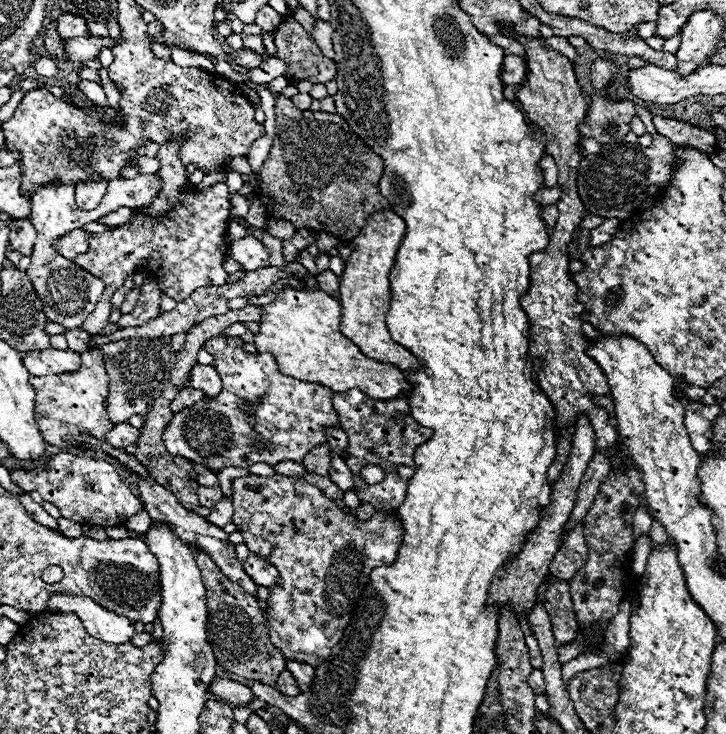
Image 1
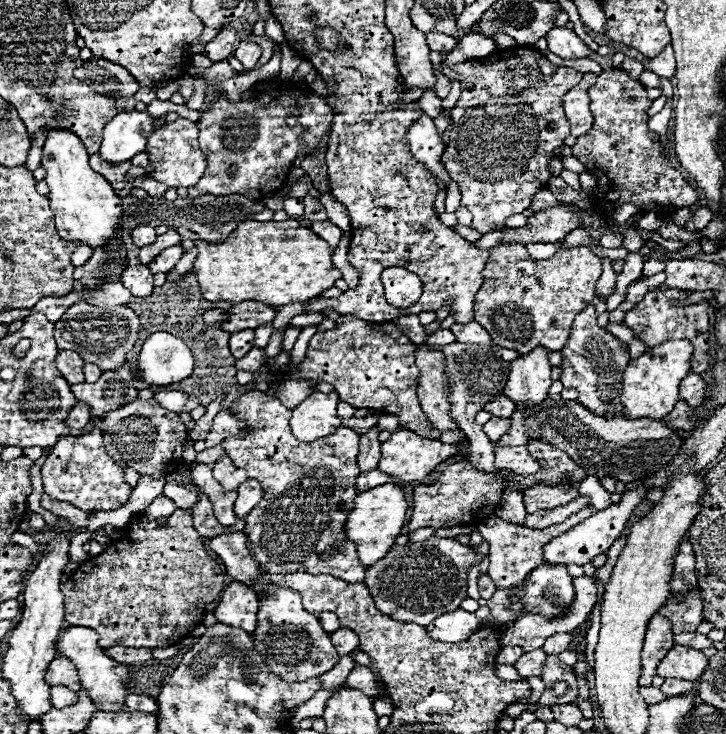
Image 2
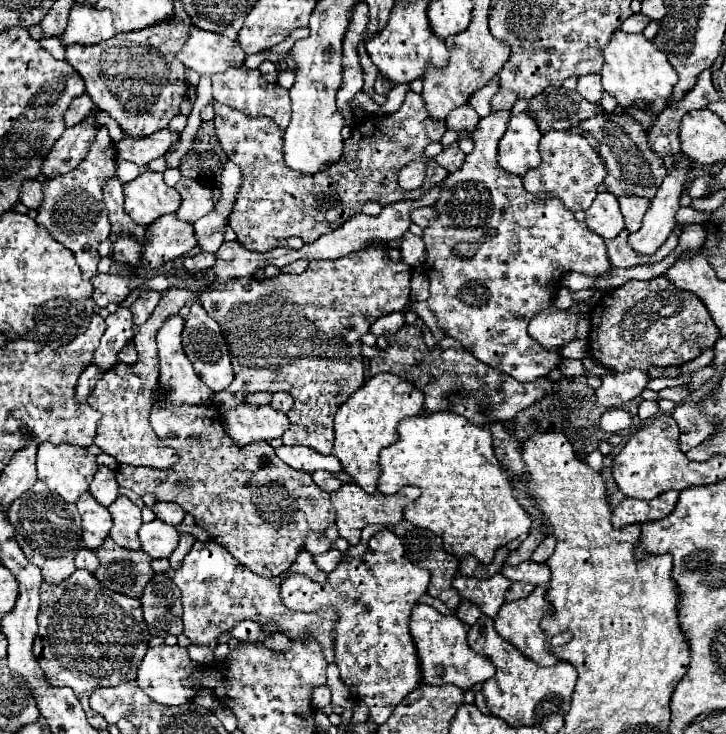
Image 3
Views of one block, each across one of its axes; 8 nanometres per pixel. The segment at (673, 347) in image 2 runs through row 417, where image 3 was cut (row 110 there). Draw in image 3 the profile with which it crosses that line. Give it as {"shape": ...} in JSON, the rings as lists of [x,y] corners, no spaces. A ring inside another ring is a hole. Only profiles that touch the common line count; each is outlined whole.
{"shape":[[[620,30],[614,32],[610,44],[604,48],[604,66],[600,76],[604,90],[612,94],[618,106],[622,106],[634,120],[638,120],[646,132],[654,126],[656,116],[668,108],[672,88],[678,80],[678,74],[664,52],[660,52],[642,34],[626,34]],[[638,104],[644,104],[646,110],[638,108]]]}

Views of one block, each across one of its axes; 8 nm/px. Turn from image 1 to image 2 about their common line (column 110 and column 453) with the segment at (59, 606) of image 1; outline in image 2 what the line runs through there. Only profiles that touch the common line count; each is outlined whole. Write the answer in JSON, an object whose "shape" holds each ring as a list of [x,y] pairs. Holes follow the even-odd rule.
{"shape":[[[458,608],[454,612],[438,616],[438,620],[434,620],[428,626],[428,634],[434,640],[454,644],[454,642],[468,640],[472,636],[472,632],[476,632],[478,628],[480,628],[480,620],[476,618],[476,614]]]}

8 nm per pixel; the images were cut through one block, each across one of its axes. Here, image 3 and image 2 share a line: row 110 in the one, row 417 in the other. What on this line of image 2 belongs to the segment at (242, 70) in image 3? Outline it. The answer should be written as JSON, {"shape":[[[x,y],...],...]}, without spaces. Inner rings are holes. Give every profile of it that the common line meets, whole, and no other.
{"shape":[[[246,392],[240,396],[230,410],[234,410],[246,424],[250,424],[250,434],[246,438],[230,438],[224,440],[222,446],[226,454],[232,458],[232,462],[238,468],[244,468],[250,478],[258,480],[264,488],[260,504],[244,518],[246,520],[246,540],[248,550],[254,552],[254,560],[258,560],[262,572],[266,574],[286,574],[286,572],[308,572],[308,574],[330,574],[334,578],[340,578],[348,584],[364,582],[366,568],[356,556],[356,546],[352,542],[346,542],[344,536],[344,524],[348,514],[354,508],[356,488],[354,480],[358,478],[358,440],[360,436],[350,428],[338,428],[338,432],[316,440],[314,444],[302,444],[298,442],[288,426],[288,414],[290,410],[282,406],[276,398],[264,394],[264,392]]]}

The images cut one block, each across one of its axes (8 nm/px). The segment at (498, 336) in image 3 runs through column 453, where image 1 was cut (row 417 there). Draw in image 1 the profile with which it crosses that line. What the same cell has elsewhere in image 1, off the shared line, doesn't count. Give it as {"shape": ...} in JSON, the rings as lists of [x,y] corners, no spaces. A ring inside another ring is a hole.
{"shape":[[[224,336],[204,342],[204,348],[214,356],[214,368],[224,388],[214,400],[204,398],[200,404],[174,414],[164,428],[164,446],[172,456],[200,462],[214,472],[226,466],[248,468],[256,462],[270,466],[282,460],[302,462],[310,448],[326,442],[324,428],[340,424],[332,406],[334,392],[322,384],[284,376],[272,354],[246,354],[242,344],[242,338]]]}

